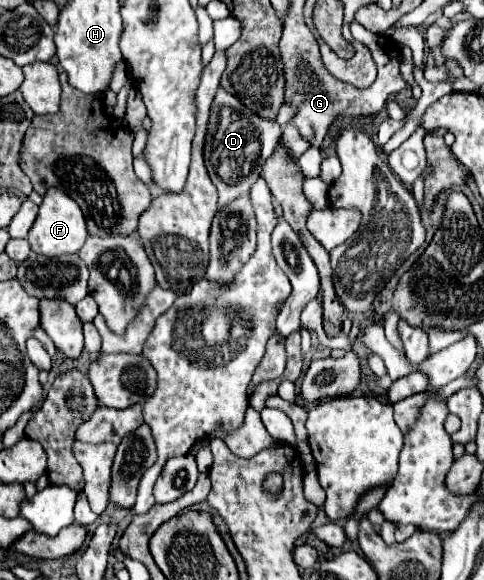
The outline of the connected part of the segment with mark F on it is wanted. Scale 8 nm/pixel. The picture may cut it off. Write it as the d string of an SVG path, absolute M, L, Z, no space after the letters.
M59 188L47 190L47 194L43 196L43 204L39 206L39 214L35 224L29 230L29 244L31 250L35 254L47 256L47 258L55 258L55 256L63 256L63 254L77 254L83 246L83 242L87 240L87 226L85 226L85 218L81 208L77 206L75 200L71 200L65 192L61 192Z

